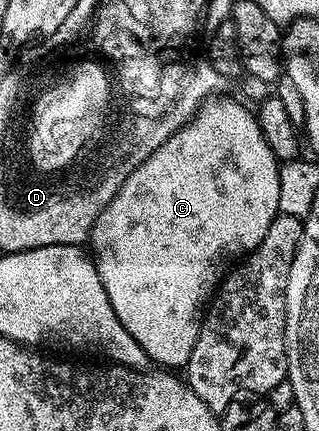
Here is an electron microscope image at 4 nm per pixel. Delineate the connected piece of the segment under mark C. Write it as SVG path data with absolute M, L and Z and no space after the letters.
M215 98L212 102L205 104L203 102L195 111L193 119L175 134L169 136L165 143L161 144L143 164L137 167L124 180L123 186L116 189L111 201L98 212L89 242L90 245L95 245L93 257L97 272L101 276L101 284L105 284L105 292L109 292L109 304L113 304L113 312L117 312L117 320L121 320L129 336L133 336L133 340L137 340L137 344L145 348L148 359L160 367L186 367L189 356L193 352L193 344L197 344L201 311L208 299L214 295L221 281L221 275L228 269L227 258L238 259L240 256L246 256L257 248L257 244L261 244L261 240L265 240L265 232L269 232L269 224L275 219L276 214L280 213L278 204L280 165L281 162L266 142L256 111L242 106L235 98Z

